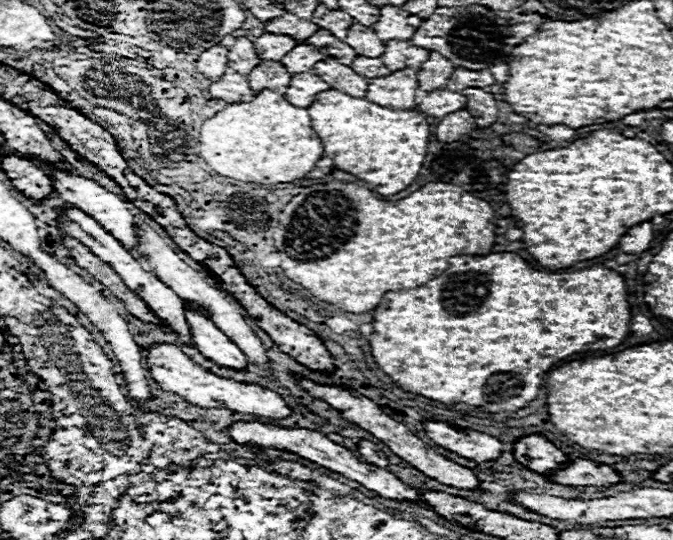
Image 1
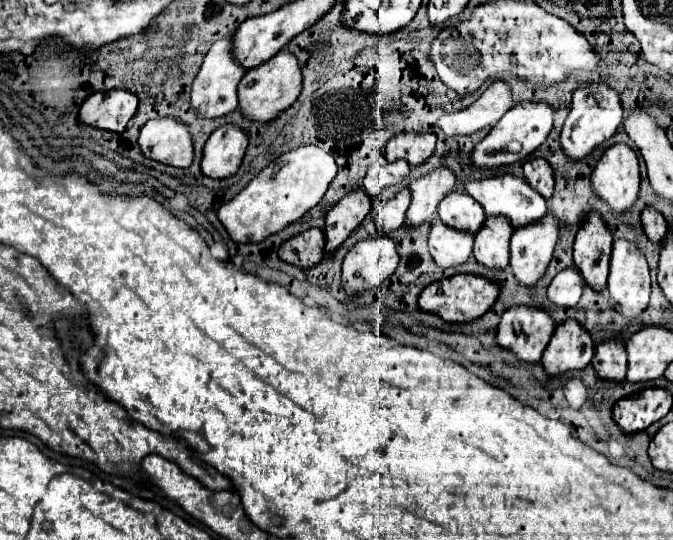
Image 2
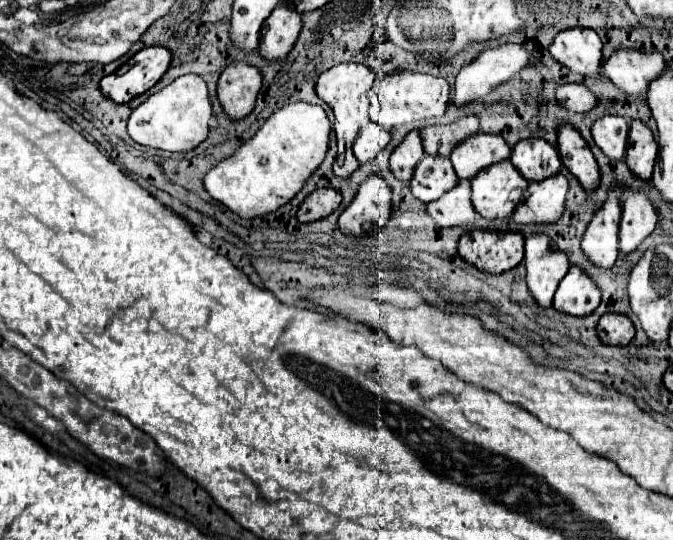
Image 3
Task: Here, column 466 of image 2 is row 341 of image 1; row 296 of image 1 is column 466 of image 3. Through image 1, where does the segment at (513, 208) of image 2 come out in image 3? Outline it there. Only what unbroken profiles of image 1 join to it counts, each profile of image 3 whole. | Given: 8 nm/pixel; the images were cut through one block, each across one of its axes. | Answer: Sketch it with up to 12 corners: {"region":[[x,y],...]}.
{"region":[[476,134],[450,160],[470,180],[510,158],[502,136]]}

